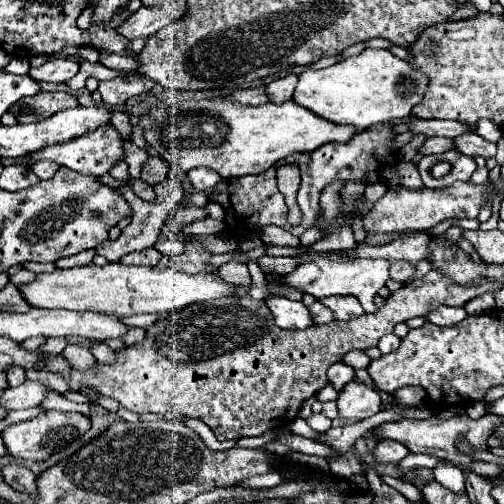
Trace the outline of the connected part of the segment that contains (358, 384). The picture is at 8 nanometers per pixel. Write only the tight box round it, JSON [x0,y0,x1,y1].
[337,376,381,420]

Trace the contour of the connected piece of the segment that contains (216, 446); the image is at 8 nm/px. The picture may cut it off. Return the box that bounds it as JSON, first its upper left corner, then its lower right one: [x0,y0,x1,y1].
[184,418,237,451]

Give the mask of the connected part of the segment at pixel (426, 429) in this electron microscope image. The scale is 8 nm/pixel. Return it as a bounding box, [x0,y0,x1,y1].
[377,414,501,464]

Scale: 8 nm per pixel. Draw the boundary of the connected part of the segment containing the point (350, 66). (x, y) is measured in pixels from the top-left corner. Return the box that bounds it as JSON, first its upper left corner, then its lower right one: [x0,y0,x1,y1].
[293,48,429,130]

